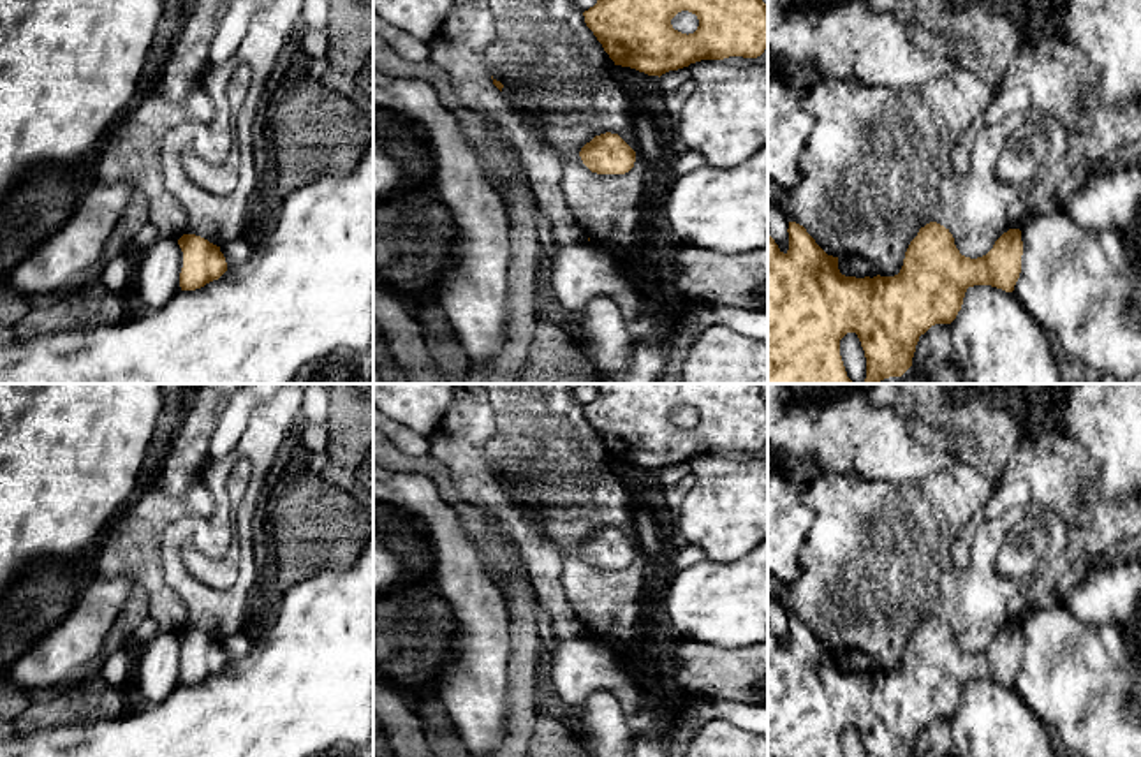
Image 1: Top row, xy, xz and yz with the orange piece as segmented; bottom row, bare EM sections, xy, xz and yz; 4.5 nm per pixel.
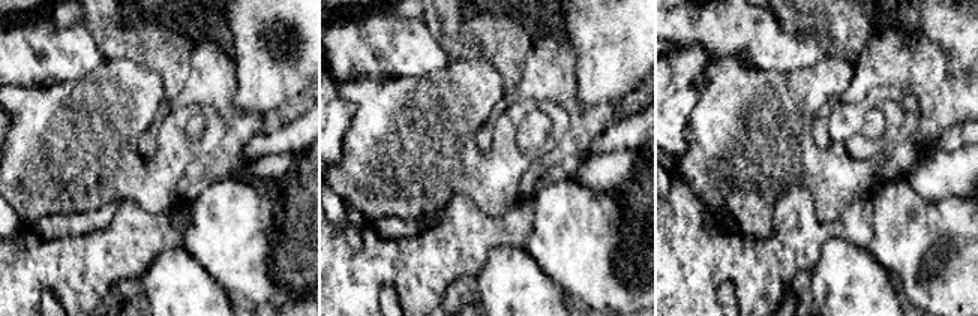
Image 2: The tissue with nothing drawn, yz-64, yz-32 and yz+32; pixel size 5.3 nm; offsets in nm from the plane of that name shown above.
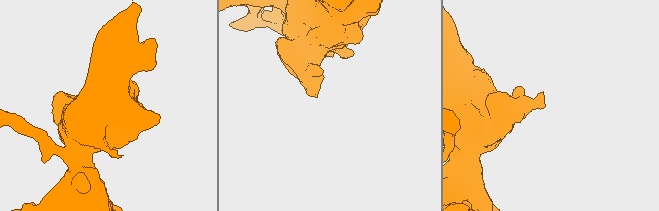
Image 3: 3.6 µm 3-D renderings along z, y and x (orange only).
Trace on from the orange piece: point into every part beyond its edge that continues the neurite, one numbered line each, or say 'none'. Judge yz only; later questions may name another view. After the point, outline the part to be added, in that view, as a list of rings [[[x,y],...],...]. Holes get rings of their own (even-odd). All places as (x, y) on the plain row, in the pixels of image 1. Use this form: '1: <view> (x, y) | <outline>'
none

